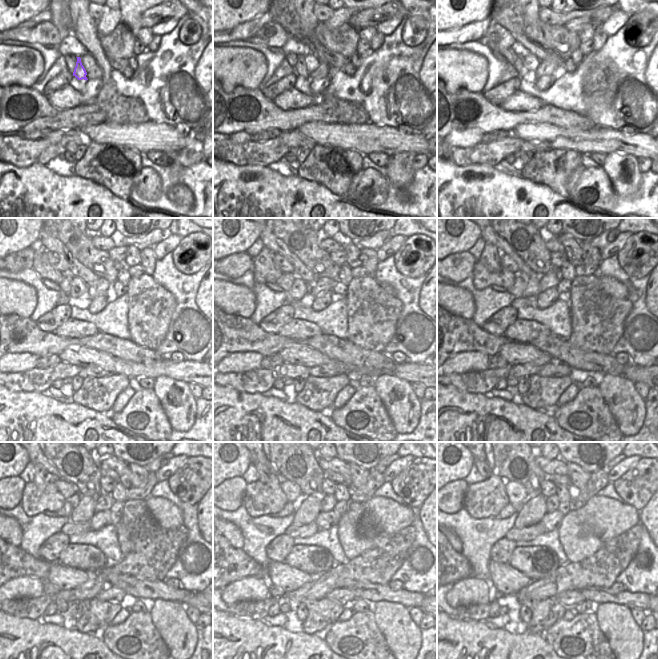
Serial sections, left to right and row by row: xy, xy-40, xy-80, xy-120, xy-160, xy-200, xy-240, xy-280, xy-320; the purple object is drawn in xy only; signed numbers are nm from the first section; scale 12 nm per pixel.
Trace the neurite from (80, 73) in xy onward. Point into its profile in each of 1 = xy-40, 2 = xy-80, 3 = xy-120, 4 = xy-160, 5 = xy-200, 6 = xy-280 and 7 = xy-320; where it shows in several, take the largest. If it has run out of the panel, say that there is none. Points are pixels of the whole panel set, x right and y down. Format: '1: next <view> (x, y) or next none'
1: next xy-40 (300, 69)
2: next xy-80 (518, 65)
3: next xy-120 (64, 285)
4: next xy-160 (285, 282)
5: next xy-200 (482, 278)
6: next xy-280 (260, 498)
7: next xy-320 (485, 499)

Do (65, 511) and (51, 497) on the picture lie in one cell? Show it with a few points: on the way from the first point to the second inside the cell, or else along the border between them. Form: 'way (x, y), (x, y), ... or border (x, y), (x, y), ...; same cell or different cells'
border (66, 500), (55, 512); different cells

